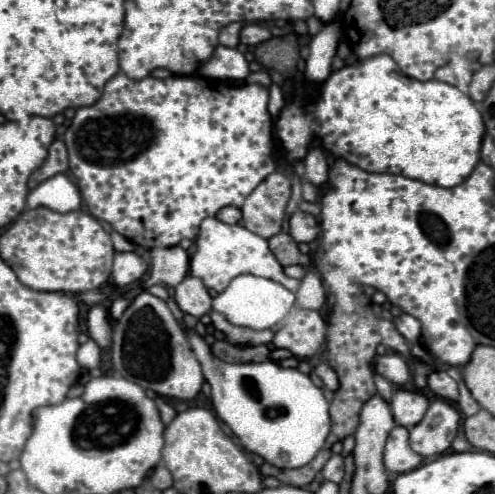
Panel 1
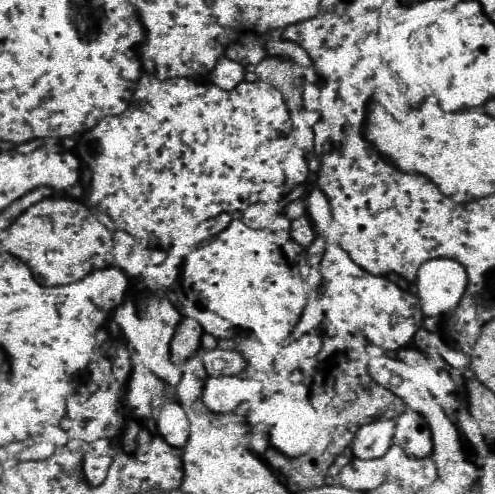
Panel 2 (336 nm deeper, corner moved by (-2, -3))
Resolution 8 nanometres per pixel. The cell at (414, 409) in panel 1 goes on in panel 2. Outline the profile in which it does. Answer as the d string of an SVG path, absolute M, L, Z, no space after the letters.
M405 410L397 416L395 442L401 444L409 456L423 458L431 454L431 432L419 412Z

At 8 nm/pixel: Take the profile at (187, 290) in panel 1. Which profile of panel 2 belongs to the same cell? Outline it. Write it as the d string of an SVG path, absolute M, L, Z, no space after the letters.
M183 316L175 328L175 336L171 342L171 354L175 362L183 362L189 354L197 352L201 346L203 326L189 316Z

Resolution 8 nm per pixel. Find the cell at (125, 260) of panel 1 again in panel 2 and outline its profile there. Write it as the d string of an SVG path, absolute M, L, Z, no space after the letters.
M115 232L115 262L121 272L129 278L135 278L143 270L143 252L139 250L137 240L127 232Z

